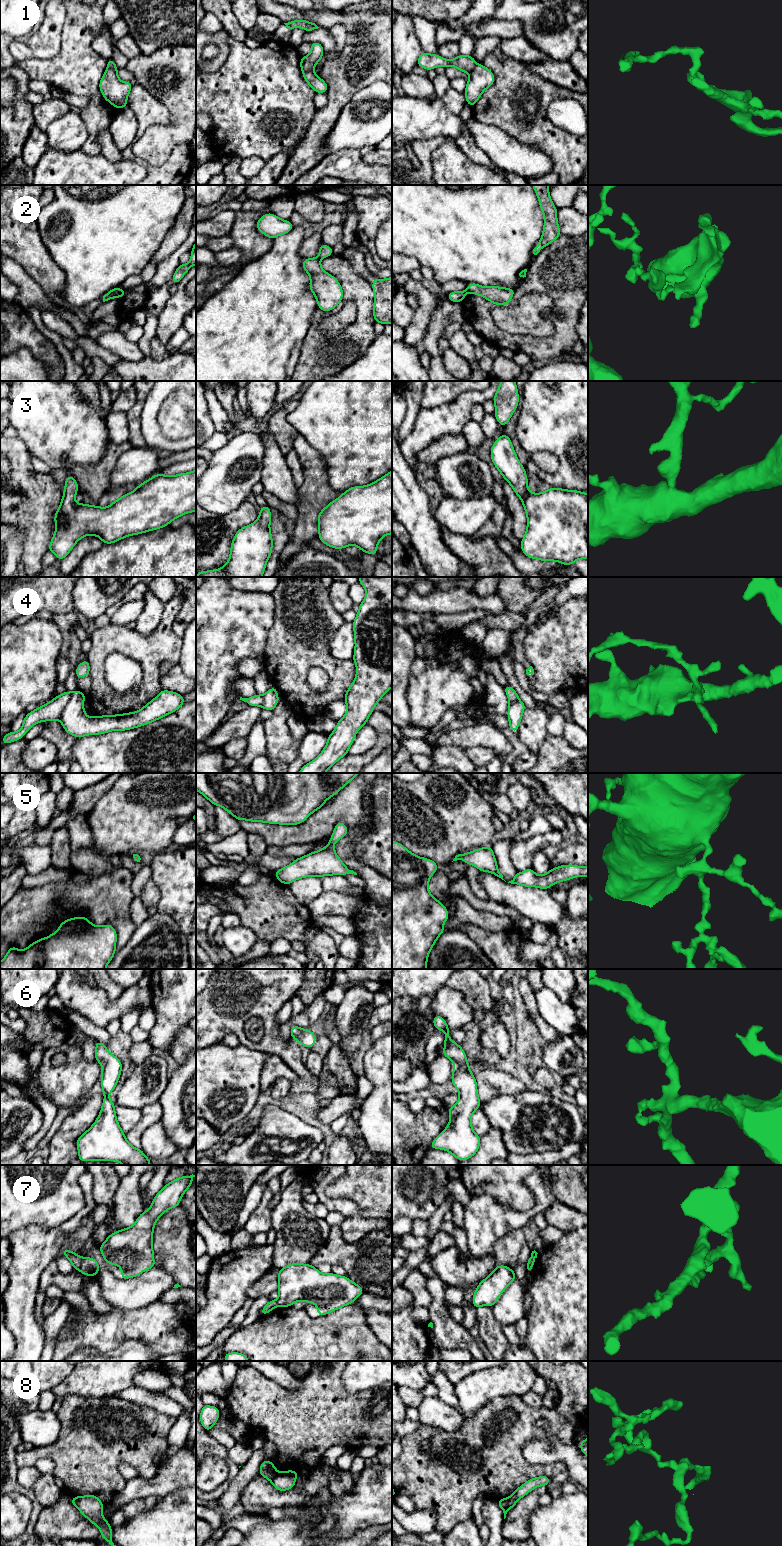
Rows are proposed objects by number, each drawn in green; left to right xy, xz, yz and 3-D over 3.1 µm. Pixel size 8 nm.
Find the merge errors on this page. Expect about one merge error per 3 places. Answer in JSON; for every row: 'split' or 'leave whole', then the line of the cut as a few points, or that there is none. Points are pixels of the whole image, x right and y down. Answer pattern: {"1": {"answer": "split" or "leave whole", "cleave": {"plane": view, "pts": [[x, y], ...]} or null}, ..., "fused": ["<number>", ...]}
{"1": {"answer": "split", "cleave": {"plane": "xz", "pts": [[313, 70], [305, 70], [303, 72]]}}, "2": {"answer": "split", "cleave": {"plane": "xy", "pts": [[123, 291], [119, 296]]}}, "3": {"answer": "leave whole", "cleave": null}, "4": {"answer": "split", "cleave": {"plane": "xy", "pts": [[72, 693], [59, 718]]}}, "5": {"answer": "leave whole", "cleave": null}, "6": {"answer": "leave whole", "cleave": null}, "7": {"answer": "split", "cleave": {"plane": "xy", "pts": [[83, 1258], [78, 1269]]}}, "8": {"answer": "split", "cleave": {"plane": "yz", "pts": [[508, 1498], [508, 1504], [503, 1510]]}}, "fused": ["1", "2", "4", "7", "8"]}

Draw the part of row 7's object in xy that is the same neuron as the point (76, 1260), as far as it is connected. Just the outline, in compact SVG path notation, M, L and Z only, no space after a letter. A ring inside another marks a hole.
M65 1247L63 1249L62 1255L66 1256L69 1259L69 1261L71 1262L71 1264L74 1267L74 1270L80 1269L80 1266L81 1266L82 1261L83 1261L83 1258L80 1255L70 1251L67 1247Z

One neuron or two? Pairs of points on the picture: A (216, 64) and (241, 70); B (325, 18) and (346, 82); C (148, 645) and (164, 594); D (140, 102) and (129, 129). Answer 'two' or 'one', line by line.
A: two
B: one
C: two
D: two

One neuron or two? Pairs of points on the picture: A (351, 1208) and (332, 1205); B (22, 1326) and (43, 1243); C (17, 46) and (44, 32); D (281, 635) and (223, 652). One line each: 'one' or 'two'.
A: one
B: one
C: one
D: two

